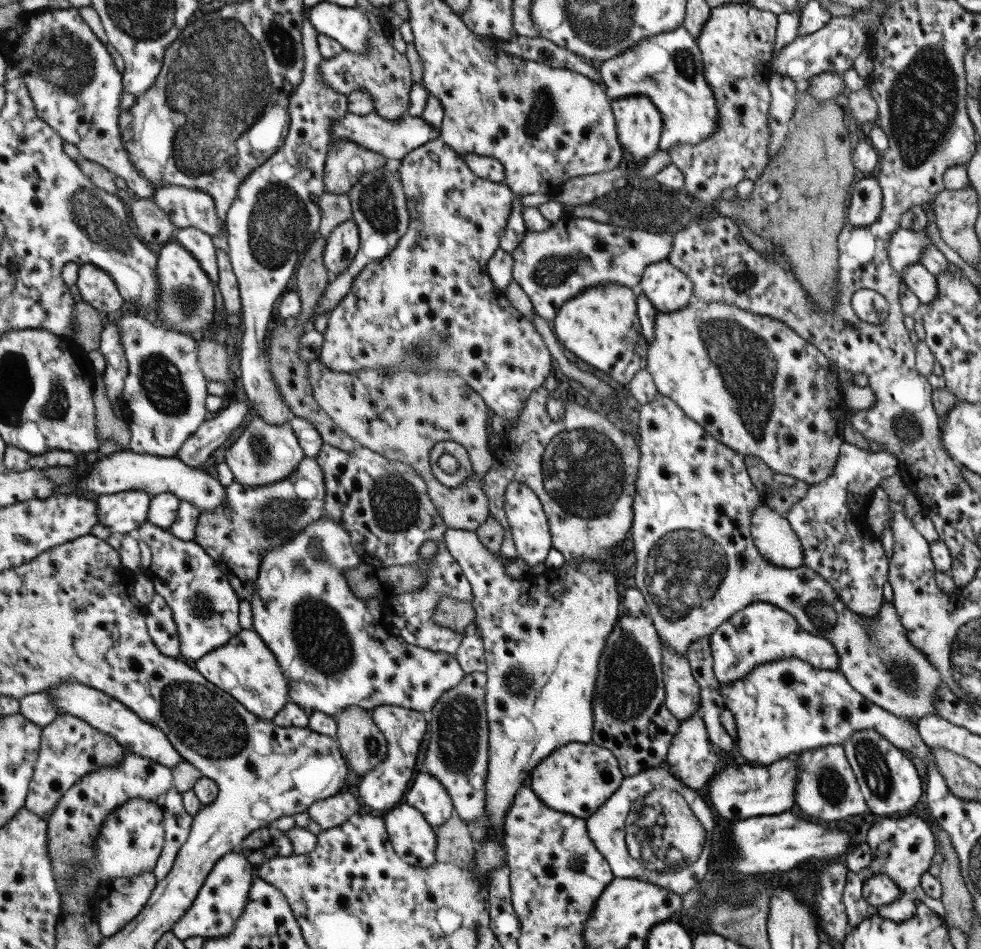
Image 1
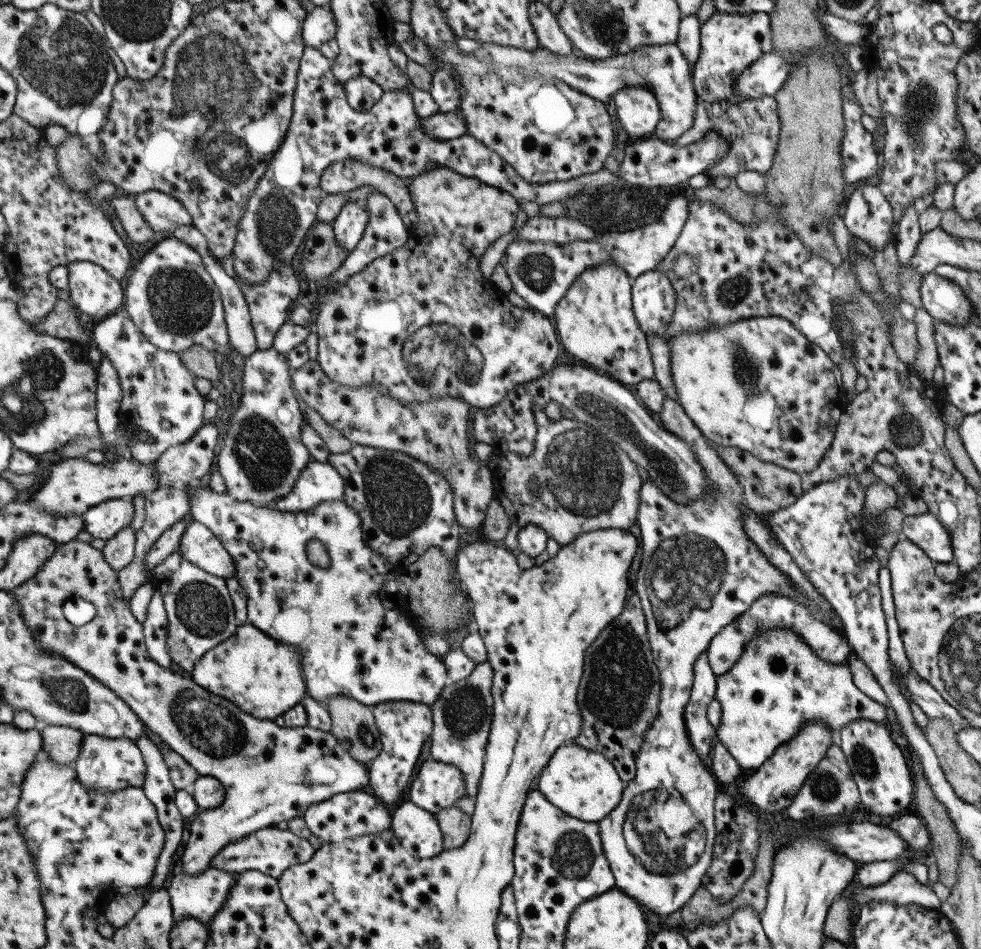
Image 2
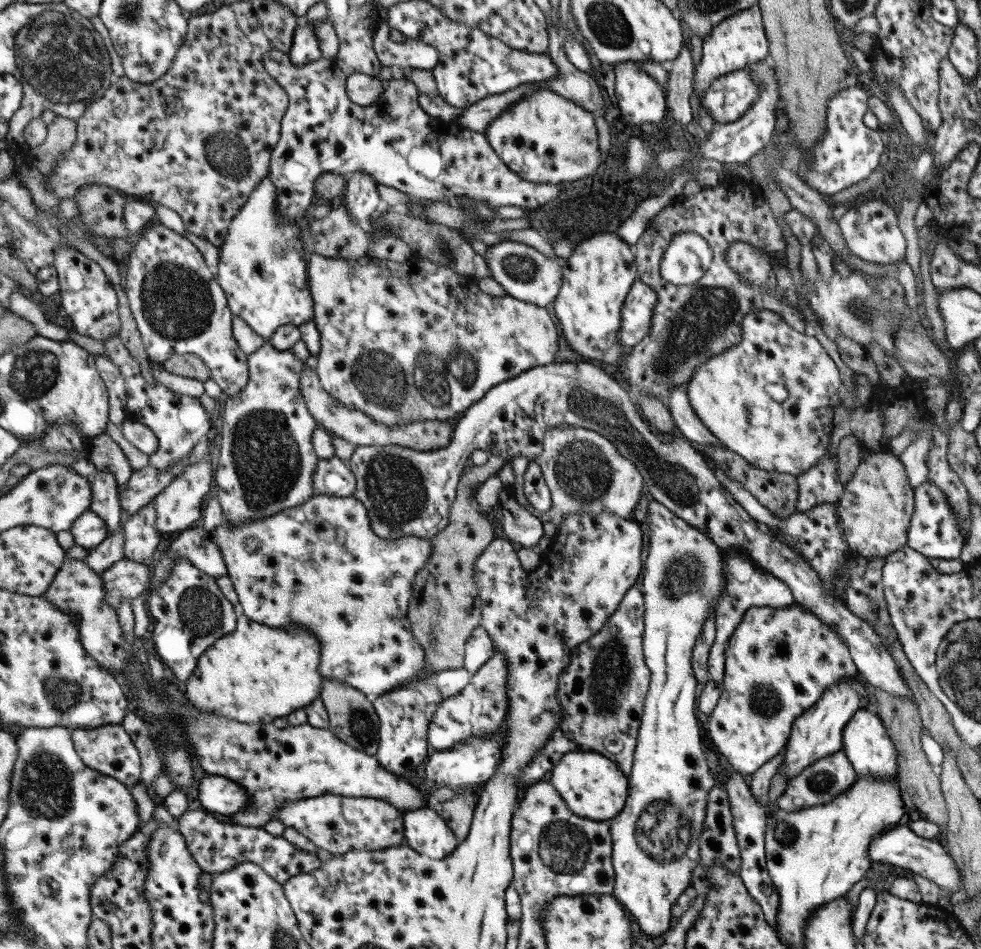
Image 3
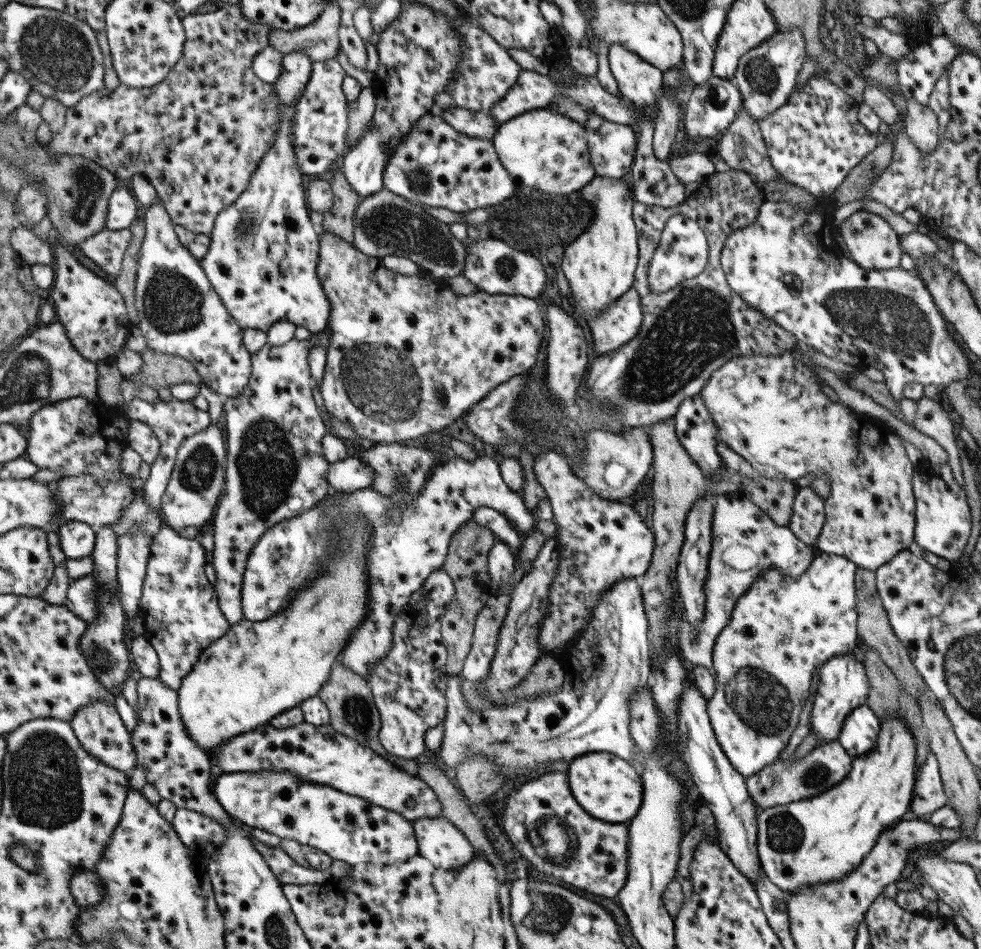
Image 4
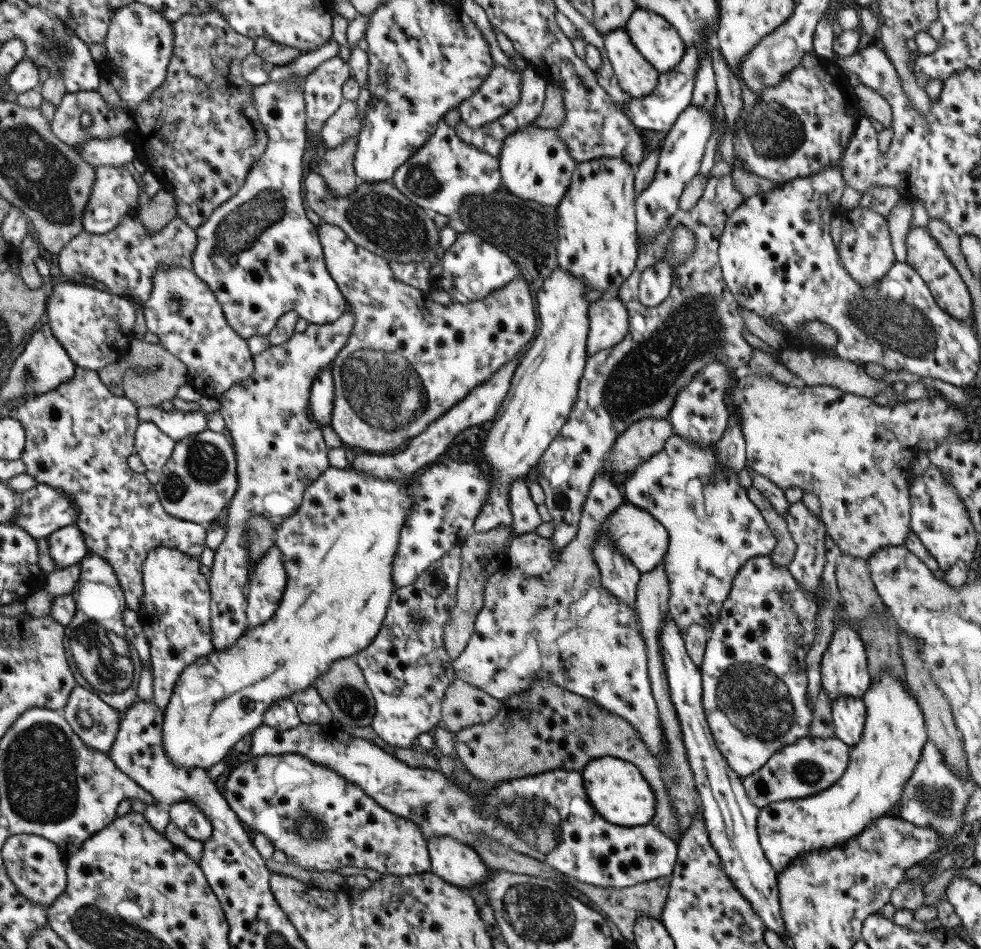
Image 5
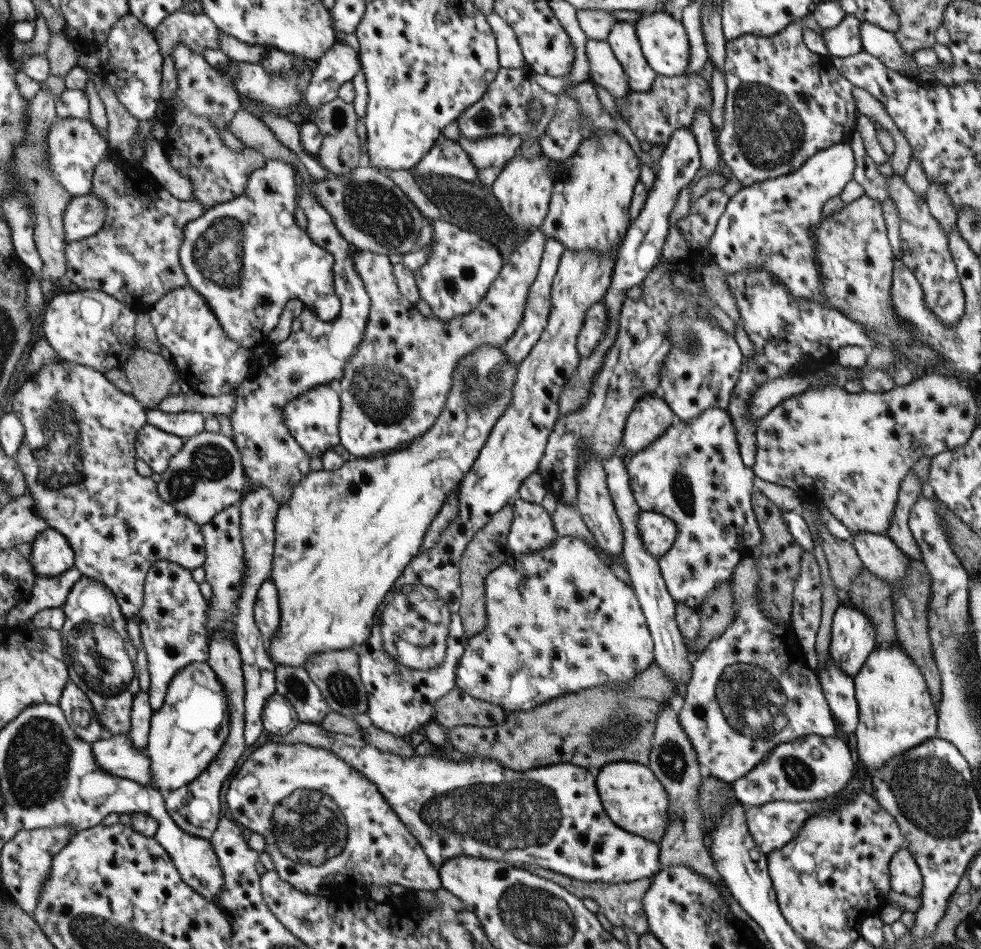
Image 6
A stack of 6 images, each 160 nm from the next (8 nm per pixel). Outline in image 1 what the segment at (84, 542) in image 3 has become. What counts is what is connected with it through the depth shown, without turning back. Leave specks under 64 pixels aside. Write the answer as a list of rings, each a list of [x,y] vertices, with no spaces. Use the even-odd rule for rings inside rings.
[[[129,490],[111,495],[100,495],[97,498],[97,523],[103,525],[110,534],[132,535],[134,531],[146,522],[151,495],[139,490]]]

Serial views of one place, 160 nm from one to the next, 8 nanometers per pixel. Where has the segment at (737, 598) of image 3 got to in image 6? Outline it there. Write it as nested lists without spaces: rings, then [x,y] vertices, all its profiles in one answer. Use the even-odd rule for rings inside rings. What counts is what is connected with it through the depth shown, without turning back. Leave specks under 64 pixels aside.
[[[710,406],[689,422],[675,421],[643,450],[626,456],[624,467],[628,474],[627,484],[637,508],[663,514],[677,529],[674,544],[658,560],[667,592],[675,603],[699,610],[707,593],[717,583],[731,577],[744,554],[763,542],[750,504],[751,494],[755,490],[752,486],[754,474],[750,467],[742,463],[728,412]]]

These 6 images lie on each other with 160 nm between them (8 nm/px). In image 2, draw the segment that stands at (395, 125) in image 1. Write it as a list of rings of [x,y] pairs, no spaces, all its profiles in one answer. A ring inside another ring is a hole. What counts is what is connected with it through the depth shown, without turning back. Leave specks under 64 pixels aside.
[[[459,111],[437,113],[427,118],[420,118],[420,127],[425,136],[433,140],[450,140],[462,136],[466,131],[465,117]]]

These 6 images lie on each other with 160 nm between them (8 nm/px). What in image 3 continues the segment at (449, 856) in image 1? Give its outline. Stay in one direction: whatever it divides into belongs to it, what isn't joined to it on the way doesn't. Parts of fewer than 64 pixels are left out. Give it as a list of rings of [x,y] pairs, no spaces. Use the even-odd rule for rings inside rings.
[[[478,788],[463,789],[444,802],[432,801],[430,807],[447,823],[449,830],[461,842],[468,833],[474,806],[477,802]]]

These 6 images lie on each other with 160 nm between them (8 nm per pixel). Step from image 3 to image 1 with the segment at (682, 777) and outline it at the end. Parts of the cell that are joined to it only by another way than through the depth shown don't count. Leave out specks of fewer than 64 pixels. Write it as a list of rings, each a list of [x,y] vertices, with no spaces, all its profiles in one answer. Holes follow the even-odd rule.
[[[657,393],[655,398],[647,404],[635,405],[633,408],[634,419],[637,423],[637,438],[639,458],[637,476],[635,479],[635,493],[633,494],[633,501],[631,506],[631,534],[633,553],[635,554],[635,572],[633,580],[635,588],[643,595],[646,600],[647,612],[649,612],[649,619],[651,625],[657,633],[658,640],[662,644],[666,644],[670,650],[686,654],[688,646],[700,638],[700,636],[710,636],[713,630],[717,629],[719,625],[727,621],[735,612],[739,612],[744,606],[752,602],[768,602],[772,605],[778,606],[781,610],[785,610],[795,619],[799,627],[809,634],[817,635],[826,639],[835,647],[839,662],[837,670],[847,679],[847,682],[854,688],[863,698],[869,702],[875,703],[879,708],[886,710],[889,714],[894,714],[899,718],[907,718],[916,722],[918,718],[926,714],[934,714],[932,707],[932,698],[939,687],[943,687],[944,683],[939,678],[938,672],[932,667],[932,664],[926,659],[926,656],[916,649],[916,646],[910,644],[903,634],[903,625],[899,623],[899,615],[892,603],[885,603],[882,599],[880,609],[877,615],[871,619],[863,619],[859,615],[853,614],[850,610],[839,600],[834,590],[825,582],[816,572],[809,568],[799,566],[794,569],[784,569],[783,567],[773,566],[769,562],[765,562],[761,558],[761,554],[755,550],[753,546],[753,539],[750,535],[749,519],[751,513],[757,506],[759,506],[759,495],[751,483],[751,479],[747,474],[745,463],[742,461],[741,455],[734,450],[727,448],[724,444],[717,442],[712,436],[709,436],[702,426],[693,422],[687,415],[670,399],[662,394]],[[665,761],[637,774],[622,777],[619,788],[589,818],[584,819],[587,836],[603,855],[615,878],[634,878],[656,884],[673,894],[689,892],[711,868],[711,859],[719,821],[703,798],[701,790],[689,788],[670,773]]]

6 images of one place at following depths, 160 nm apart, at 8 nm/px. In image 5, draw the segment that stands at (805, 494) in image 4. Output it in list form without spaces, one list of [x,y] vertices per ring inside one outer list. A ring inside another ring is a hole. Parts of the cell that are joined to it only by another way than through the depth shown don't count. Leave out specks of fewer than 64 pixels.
[[[801,501],[788,504],[784,520],[795,546],[793,559],[786,569],[804,592],[814,592],[816,586],[820,584],[820,575],[825,564],[826,530],[824,525],[821,523],[821,518],[808,512]]]

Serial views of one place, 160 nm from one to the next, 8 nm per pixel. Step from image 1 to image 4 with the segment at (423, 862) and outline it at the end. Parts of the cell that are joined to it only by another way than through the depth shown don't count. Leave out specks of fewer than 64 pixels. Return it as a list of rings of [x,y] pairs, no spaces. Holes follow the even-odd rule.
[[[426,816],[412,821],[418,855],[439,869],[451,870],[474,857],[473,847],[448,819]]]

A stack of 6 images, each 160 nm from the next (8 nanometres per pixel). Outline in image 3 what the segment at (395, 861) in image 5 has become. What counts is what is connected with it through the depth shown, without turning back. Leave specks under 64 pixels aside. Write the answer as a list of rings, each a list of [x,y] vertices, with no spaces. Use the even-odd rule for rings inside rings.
[[[217,775],[202,777],[198,782],[197,792],[205,811],[225,816],[242,812],[250,802],[246,790],[239,783]],[[322,794],[298,801],[287,801],[272,820],[281,822],[284,828],[293,827],[310,840],[314,847],[335,854],[336,852],[361,852],[362,850],[385,850],[404,842],[402,812],[383,799],[365,797],[343,797]]]

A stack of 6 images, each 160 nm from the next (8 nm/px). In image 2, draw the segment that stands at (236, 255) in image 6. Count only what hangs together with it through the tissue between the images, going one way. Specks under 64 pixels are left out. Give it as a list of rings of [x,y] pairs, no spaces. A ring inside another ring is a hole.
[[[311,6],[301,28],[301,41],[305,47],[319,46],[326,41],[334,40],[335,23],[327,6]],[[290,262],[281,263],[276,269],[271,270],[261,284],[245,284],[241,278],[237,277],[235,274],[232,276],[247,305],[256,347],[259,350],[269,349],[272,346],[275,332],[284,322],[288,321],[291,306],[299,296],[299,280],[291,269]]]

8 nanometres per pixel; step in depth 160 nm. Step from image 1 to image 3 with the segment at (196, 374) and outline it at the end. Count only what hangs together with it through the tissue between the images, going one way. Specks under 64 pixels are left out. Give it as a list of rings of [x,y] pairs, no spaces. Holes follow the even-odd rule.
[[[117,334],[108,336],[105,340],[101,340],[101,343],[107,352],[107,358],[119,369],[125,381],[125,420],[141,423],[157,439],[157,448],[153,454],[148,455],[148,464],[159,470],[164,470],[164,468],[168,468],[174,462],[187,456],[200,439],[210,436],[211,428],[209,426],[211,424],[209,423],[209,415],[199,404],[198,398],[171,392],[160,382],[154,383],[153,386],[148,385],[143,376],[141,376],[139,365],[121,344]]]

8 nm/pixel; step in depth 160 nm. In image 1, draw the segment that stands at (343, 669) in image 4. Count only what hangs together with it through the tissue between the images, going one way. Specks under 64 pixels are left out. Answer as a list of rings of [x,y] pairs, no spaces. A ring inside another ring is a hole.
[[[347,707],[334,714],[333,717],[336,722],[336,743],[340,749],[341,757],[353,772],[365,774],[379,762],[385,760],[387,756],[386,742],[381,731],[372,721],[370,711],[359,707]]]

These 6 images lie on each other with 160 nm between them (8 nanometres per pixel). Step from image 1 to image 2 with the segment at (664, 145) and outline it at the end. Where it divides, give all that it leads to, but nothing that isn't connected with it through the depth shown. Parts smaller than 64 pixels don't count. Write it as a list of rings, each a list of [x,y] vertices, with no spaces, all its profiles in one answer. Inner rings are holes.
[[[483,43],[475,52],[474,57],[483,65],[493,69],[497,66],[511,66],[521,69],[525,75],[543,75],[557,79],[561,83],[578,90],[581,94],[599,101],[606,101],[620,88],[627,86],[641,86],[649,89],[658,102],[660,110],[659,122],[653,129],[657,139],[673,142],[685,132],[693,122],[695,108],[695,91],[691,83],[693,67],[687,65],[681,51],[671,45],[650,45],[630,51],[627,54],[610,56],[603,59],[583,59],[572,54],[557,55],[545,48],[529,53],[529,51],[497,44]]]

